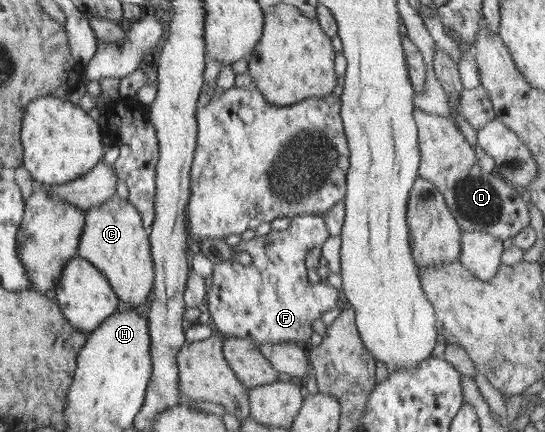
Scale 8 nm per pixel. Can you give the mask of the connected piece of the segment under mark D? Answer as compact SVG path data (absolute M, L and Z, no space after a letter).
M419 108L413 115L420 137L419 177L431 183L436 192L445 198L447 208L456 216L463 231L485 232L503 240L513 238L517 232L527 228L529 214L525 202L521 200L522 192L503 182L503 177L496 171L483 167L476 148L451 119Z

